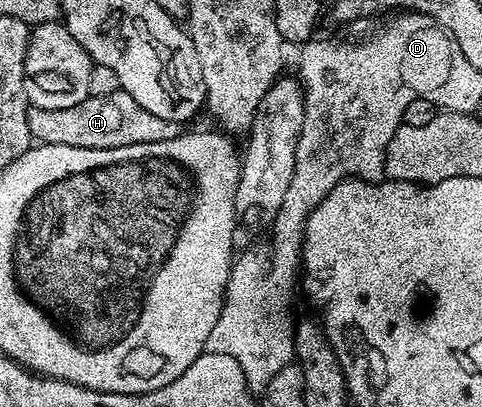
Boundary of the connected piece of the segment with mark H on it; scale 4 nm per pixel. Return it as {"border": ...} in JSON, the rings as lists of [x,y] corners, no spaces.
{"border":[[[118,90],[108,96],[92,96],[70,105],[70,109],[42,109],[29,106],[28,124],[33,140],[37,144],[70,145],[82,149],[110,149],[129,147],[137,143],[157,143],[170,141],[182,133],[182,126],[176,117],[163,115],[154,117],[146,113],[130,93]]]}

